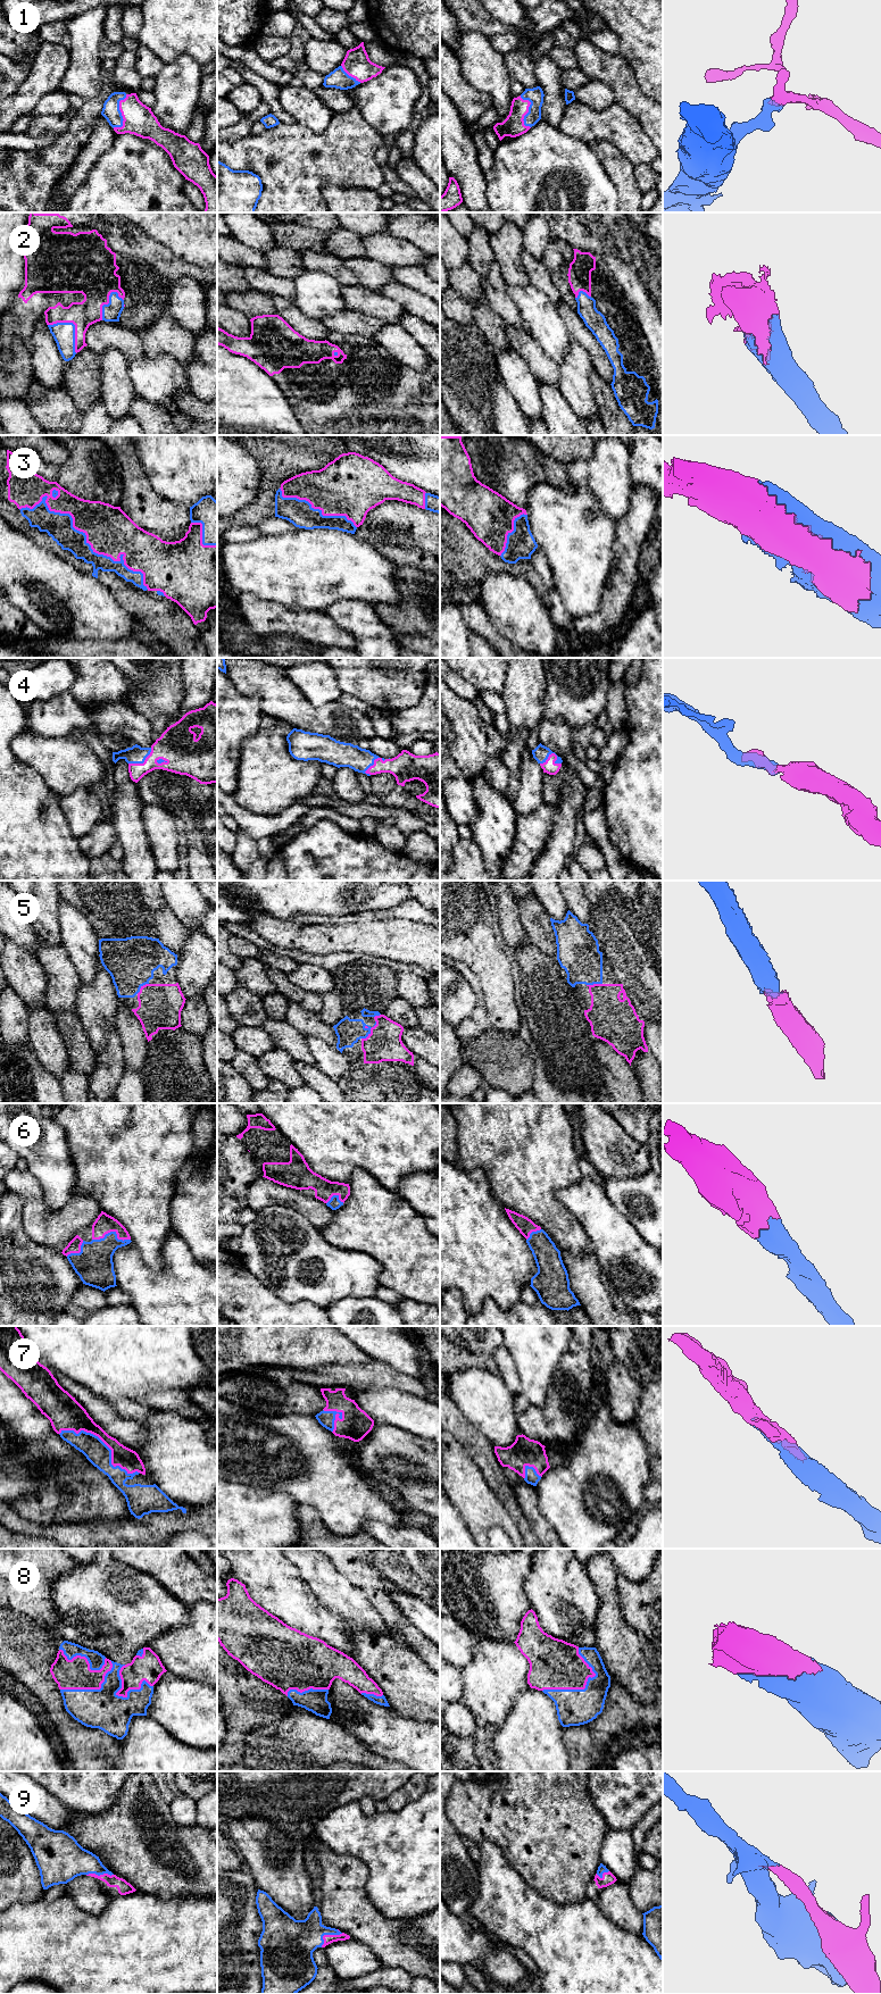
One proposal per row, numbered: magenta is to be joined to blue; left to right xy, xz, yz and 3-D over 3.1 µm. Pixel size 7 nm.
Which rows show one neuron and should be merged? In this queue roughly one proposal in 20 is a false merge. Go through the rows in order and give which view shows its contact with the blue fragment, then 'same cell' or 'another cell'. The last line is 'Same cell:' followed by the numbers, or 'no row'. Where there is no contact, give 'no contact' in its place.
1: xy | same cell
2: xy | same cell
3: xy | same cell
4: yz | same cell
5: xz | same cell
6: xy | same cell
7: xy | same cell
8: yz | same cell
9: xz | same cell
Same cell: 1, 2, 3, 4, 5, 6, 7, 8, 9

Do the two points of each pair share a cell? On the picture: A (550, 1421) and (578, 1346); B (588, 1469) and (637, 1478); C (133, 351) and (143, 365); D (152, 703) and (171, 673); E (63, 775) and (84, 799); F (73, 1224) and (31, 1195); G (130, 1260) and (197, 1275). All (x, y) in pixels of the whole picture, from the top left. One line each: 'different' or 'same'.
A: same
B: same
C: different
D: same
E: different
F: same
G: same

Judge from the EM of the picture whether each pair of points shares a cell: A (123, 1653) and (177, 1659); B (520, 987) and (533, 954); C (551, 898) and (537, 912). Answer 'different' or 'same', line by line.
A: different
B: same
C: different

